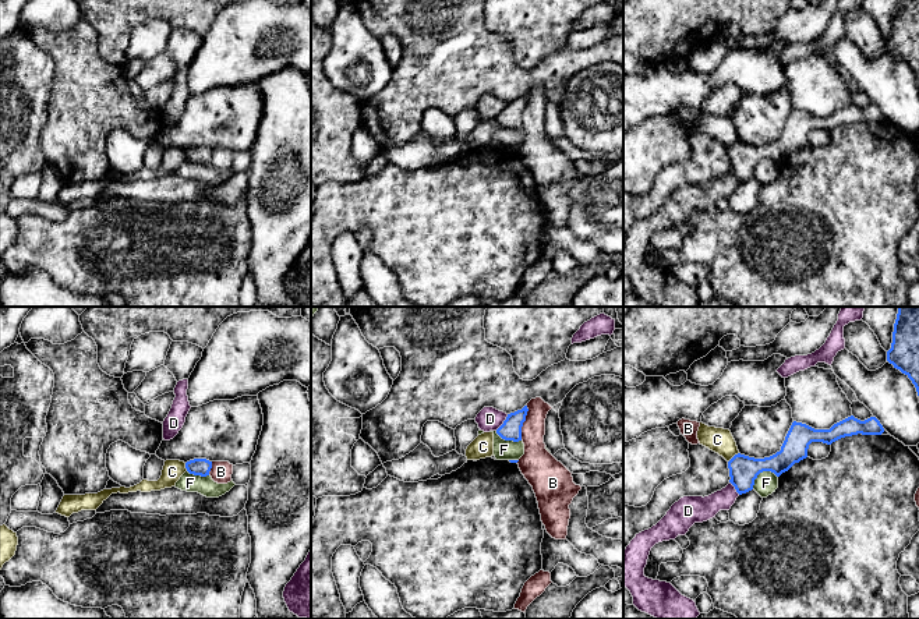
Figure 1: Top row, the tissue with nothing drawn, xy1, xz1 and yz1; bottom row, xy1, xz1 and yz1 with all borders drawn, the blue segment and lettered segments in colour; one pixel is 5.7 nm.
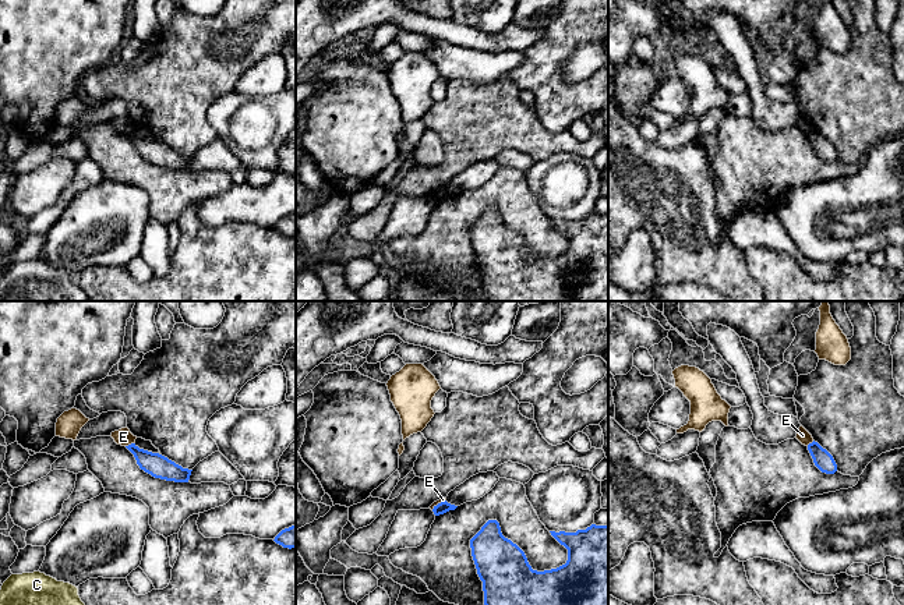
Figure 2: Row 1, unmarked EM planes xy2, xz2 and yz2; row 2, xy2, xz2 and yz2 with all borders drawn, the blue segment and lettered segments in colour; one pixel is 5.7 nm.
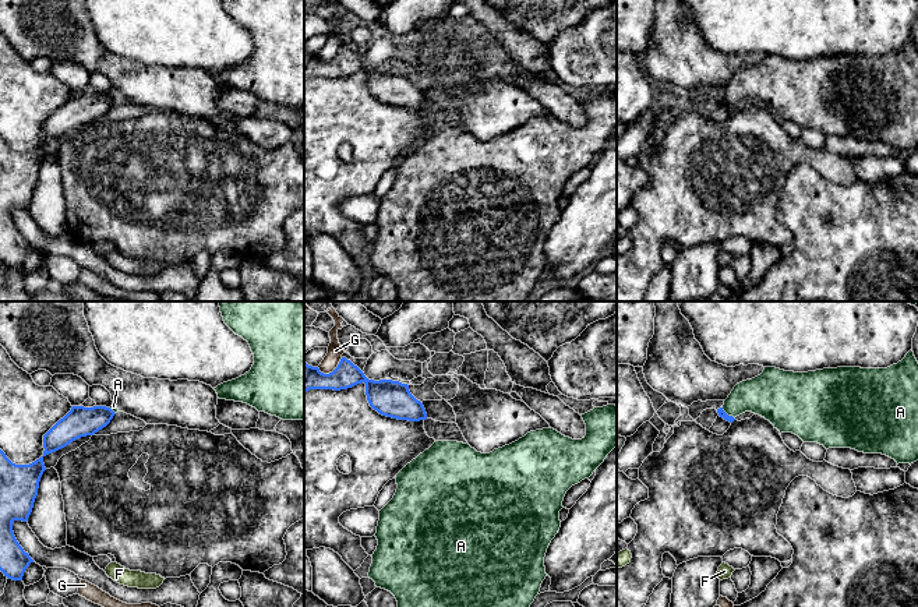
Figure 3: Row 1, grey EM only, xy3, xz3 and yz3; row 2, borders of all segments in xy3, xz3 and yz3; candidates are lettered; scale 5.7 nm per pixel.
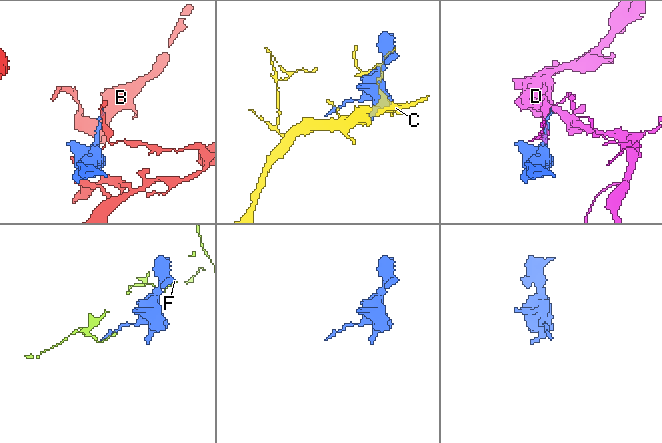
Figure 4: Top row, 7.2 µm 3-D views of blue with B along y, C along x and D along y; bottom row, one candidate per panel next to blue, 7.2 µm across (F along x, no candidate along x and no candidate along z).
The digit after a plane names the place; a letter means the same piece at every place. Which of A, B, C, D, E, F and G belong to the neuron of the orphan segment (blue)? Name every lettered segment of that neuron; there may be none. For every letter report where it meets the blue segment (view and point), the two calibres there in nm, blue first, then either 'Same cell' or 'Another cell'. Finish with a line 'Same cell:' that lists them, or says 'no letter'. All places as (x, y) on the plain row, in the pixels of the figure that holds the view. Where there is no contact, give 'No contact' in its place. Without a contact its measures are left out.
A: Touches blue at yz3 (726, 101). Thickness 50 nm (blue) against 240 nm. Same cell
B: Touches blue at xz1 (523, 109). Thickness 120 nm (blue) against 180 nm. Another cell
C: Touches blue at yz1 (732, 145). Thickness 170 nm (blue) against 140 nm. Another cell
D: Touches blue at xz1 (504, 110). Thickness 120 nm (blue) against 140 nm. Another cell
E: Touches blue at xy2 (131, 131). Thickness 140 nm (blue) against 100 nm. Another cell
F: Touches blue at yz1 (760, 159). Thickness 170 nm (blue) against 130 nm. Another cell
G: Touches blue at xz3 (332, 59). Thickness 150 nm (blue) against 90 nm. Another cell
Same cell: A

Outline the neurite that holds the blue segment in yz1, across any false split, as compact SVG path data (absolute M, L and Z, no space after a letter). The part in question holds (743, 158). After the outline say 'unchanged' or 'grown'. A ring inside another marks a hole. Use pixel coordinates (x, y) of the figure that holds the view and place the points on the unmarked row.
M853 103L834 112L830 117L814 117L806 112L793 109L781 138L764 146L754 146L745 142L735 142L728 149L729 170L735 174L739 183L753 177L754 167L763 159L771 159L777 165L788 159L795 151L807 145L807 137L812 130L833 130L852 123L881 123L883 113L876 105L865 109Z; unchanged

